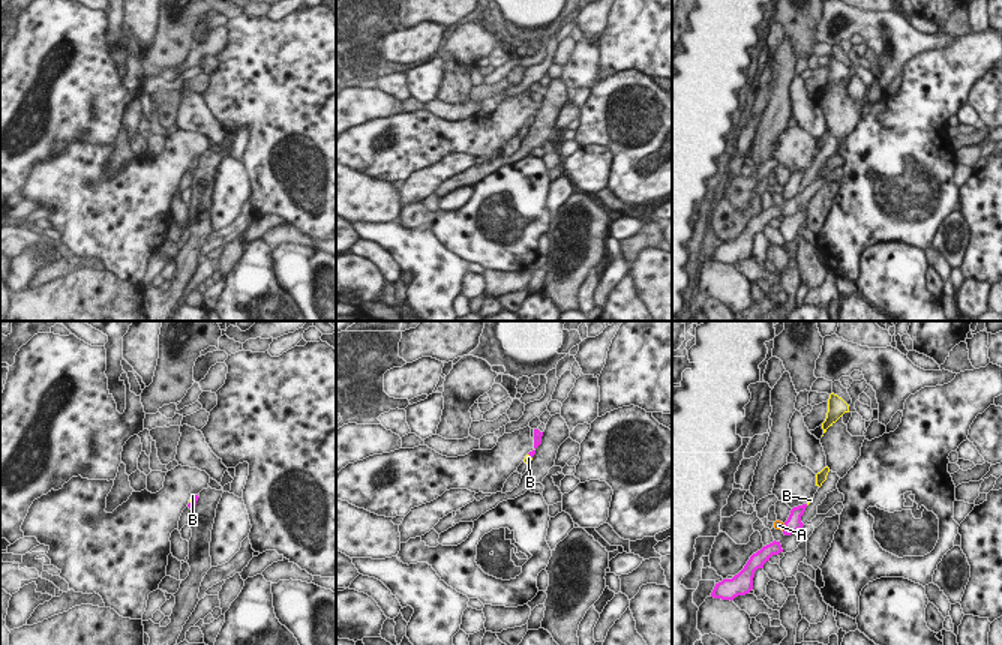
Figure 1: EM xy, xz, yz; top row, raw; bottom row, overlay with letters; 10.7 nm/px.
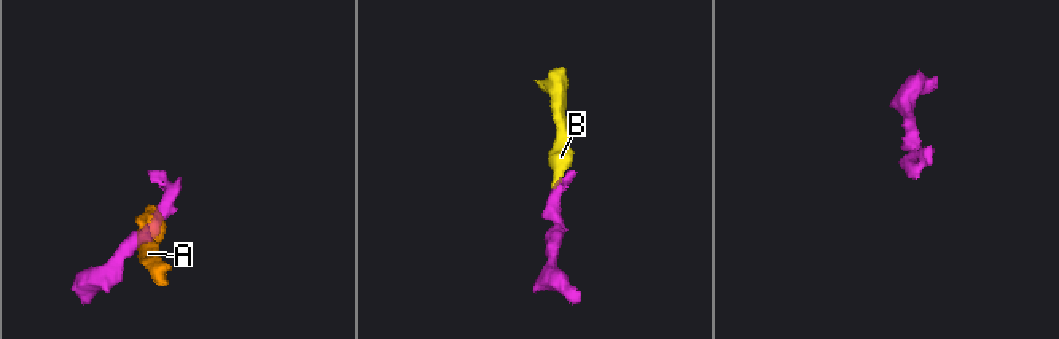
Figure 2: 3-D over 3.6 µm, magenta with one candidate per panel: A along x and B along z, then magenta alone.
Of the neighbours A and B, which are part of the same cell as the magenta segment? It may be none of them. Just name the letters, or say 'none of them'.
B

